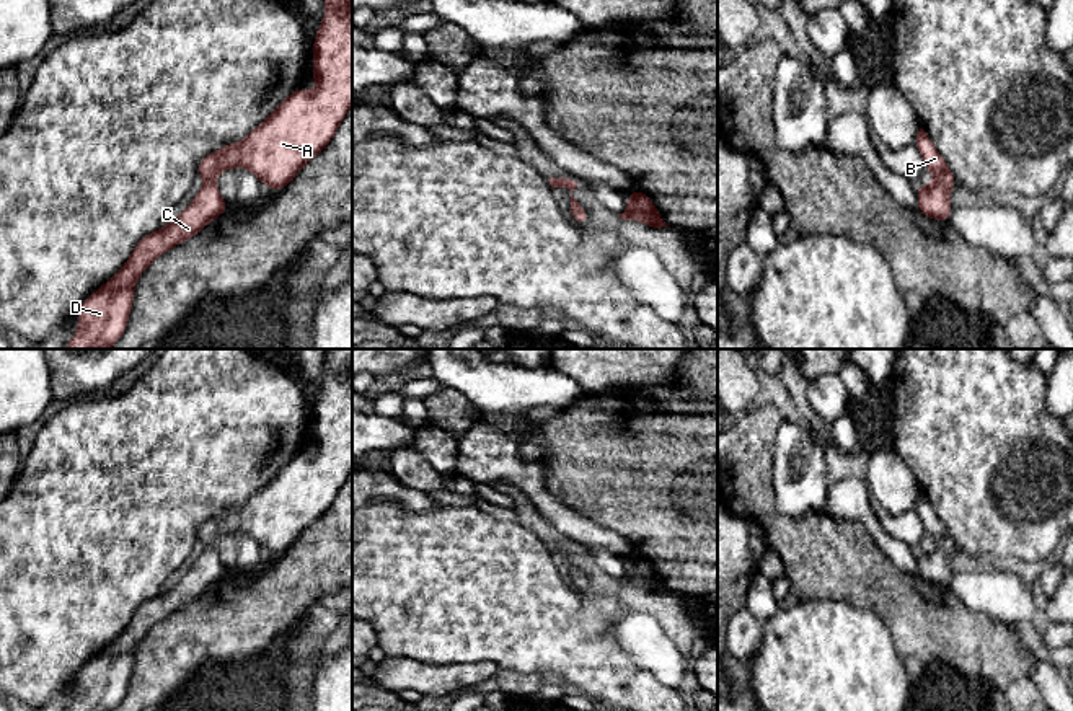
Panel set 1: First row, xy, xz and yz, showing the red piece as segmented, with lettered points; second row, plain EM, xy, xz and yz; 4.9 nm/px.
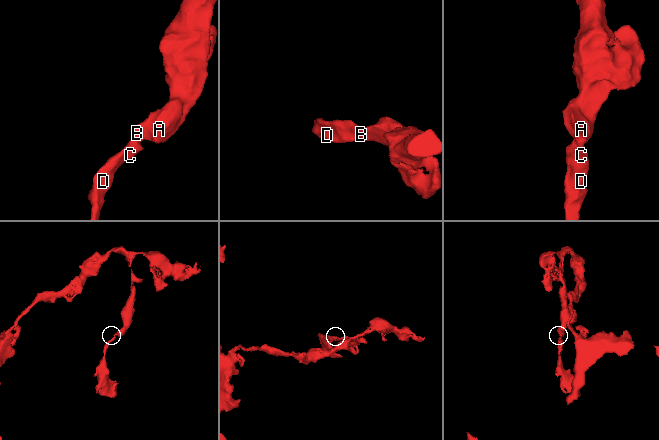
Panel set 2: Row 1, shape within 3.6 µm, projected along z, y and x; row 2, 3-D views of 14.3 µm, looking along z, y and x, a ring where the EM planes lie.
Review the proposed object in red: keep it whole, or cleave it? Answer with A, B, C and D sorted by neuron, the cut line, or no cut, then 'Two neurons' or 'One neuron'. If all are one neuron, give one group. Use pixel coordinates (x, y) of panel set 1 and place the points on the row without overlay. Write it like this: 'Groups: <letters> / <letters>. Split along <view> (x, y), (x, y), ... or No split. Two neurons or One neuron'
Groups: A B C D. No split. One neuron

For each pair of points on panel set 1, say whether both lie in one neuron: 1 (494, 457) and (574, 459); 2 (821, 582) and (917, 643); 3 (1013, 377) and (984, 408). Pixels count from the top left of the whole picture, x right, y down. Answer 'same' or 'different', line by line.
1: different
2: same
3: same

